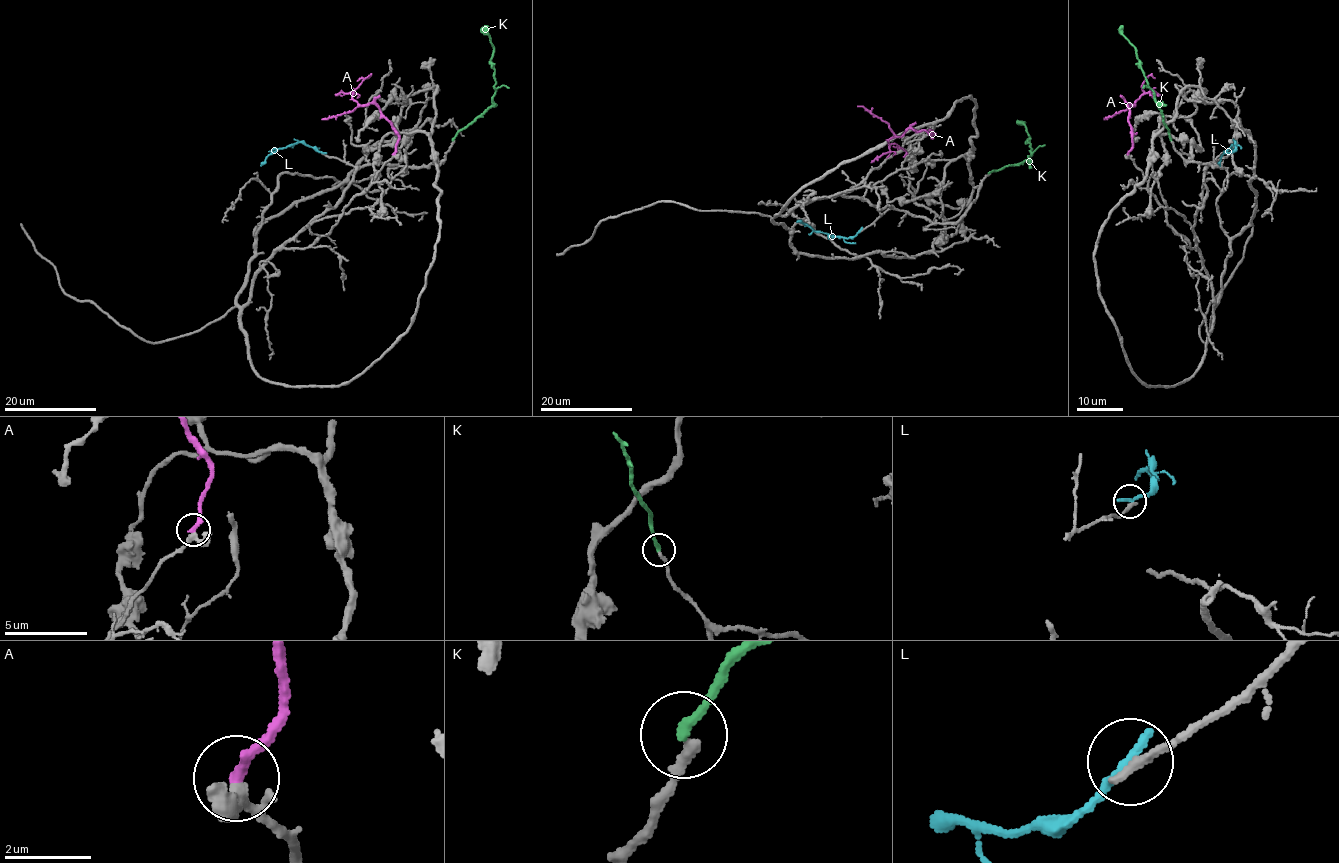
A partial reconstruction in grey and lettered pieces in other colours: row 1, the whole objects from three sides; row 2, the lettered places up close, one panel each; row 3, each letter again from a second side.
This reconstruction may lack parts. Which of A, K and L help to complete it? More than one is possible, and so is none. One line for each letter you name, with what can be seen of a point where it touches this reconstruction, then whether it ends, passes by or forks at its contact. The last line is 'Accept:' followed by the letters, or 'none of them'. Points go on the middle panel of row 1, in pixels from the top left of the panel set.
Accept: none of them

